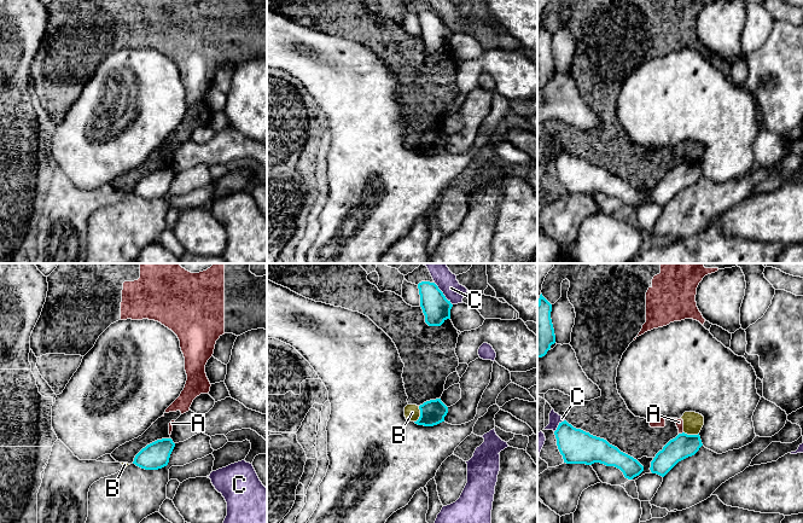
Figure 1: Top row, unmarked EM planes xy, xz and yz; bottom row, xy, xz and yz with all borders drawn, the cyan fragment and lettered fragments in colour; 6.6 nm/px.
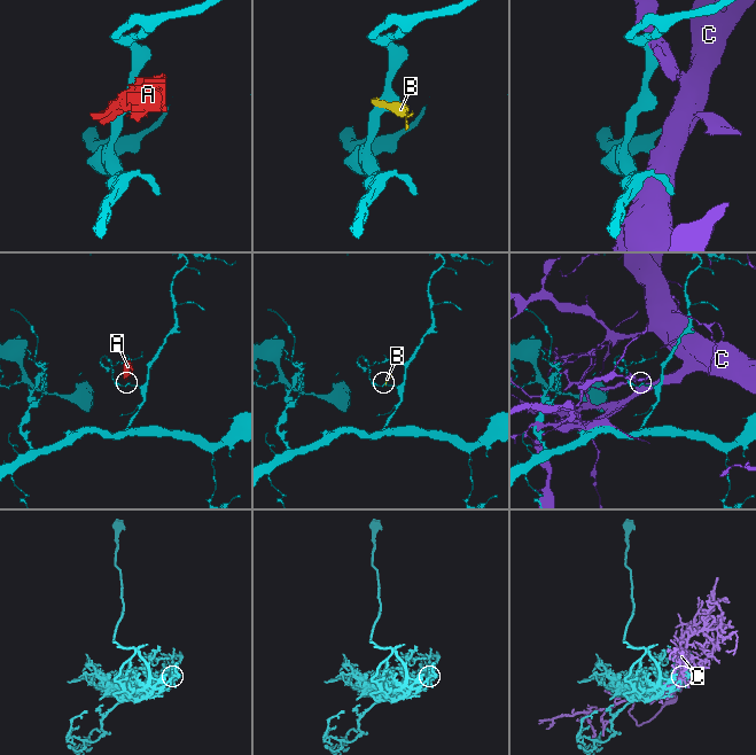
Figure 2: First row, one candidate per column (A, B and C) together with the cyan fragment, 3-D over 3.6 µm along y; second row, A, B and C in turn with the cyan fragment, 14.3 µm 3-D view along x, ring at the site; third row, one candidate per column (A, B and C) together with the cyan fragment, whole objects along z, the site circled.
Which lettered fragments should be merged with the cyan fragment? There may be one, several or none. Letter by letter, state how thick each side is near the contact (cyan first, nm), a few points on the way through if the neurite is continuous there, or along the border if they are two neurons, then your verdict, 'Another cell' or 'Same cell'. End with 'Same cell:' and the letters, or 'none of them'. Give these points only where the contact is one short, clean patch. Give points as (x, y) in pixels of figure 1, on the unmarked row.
A: Thickness 160 nm (cyan) against 50 nm. Boundary: yz (682, 161), (679, 163). Another cell
B: Thickness 170 nm (cyan) against 110 nm. Boundary: xz (419, 135), (419, 146), (414, 151). Another cell
C: Thickness 190 nm (cyan) against 140 nm. Another cell
Same cell: none of them

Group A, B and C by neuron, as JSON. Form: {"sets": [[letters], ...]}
{"sets": [["A", "B"], ["C"]]}

